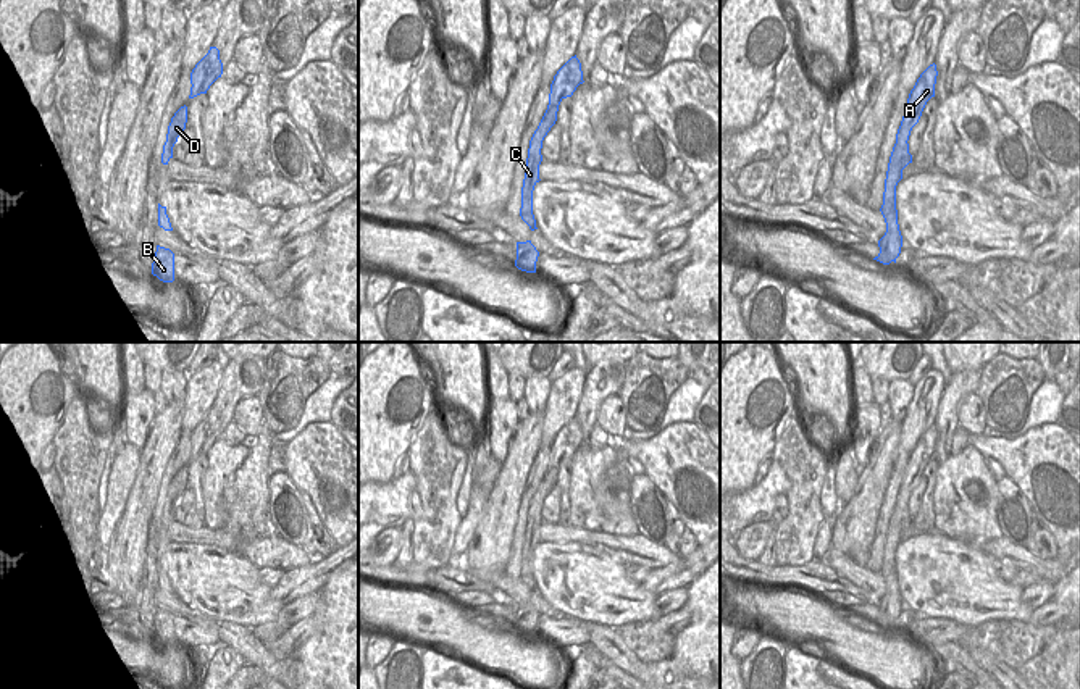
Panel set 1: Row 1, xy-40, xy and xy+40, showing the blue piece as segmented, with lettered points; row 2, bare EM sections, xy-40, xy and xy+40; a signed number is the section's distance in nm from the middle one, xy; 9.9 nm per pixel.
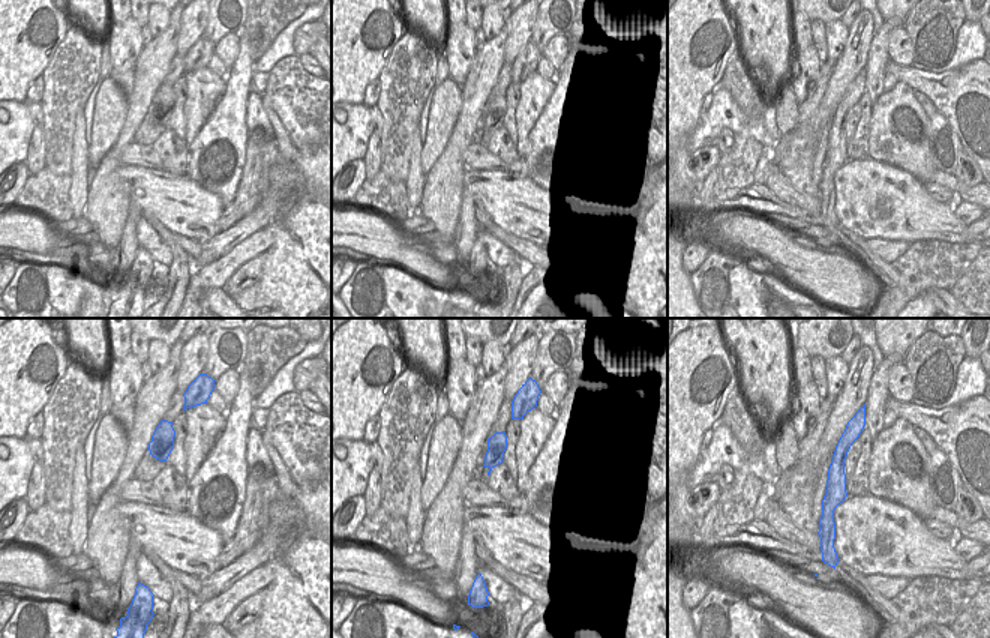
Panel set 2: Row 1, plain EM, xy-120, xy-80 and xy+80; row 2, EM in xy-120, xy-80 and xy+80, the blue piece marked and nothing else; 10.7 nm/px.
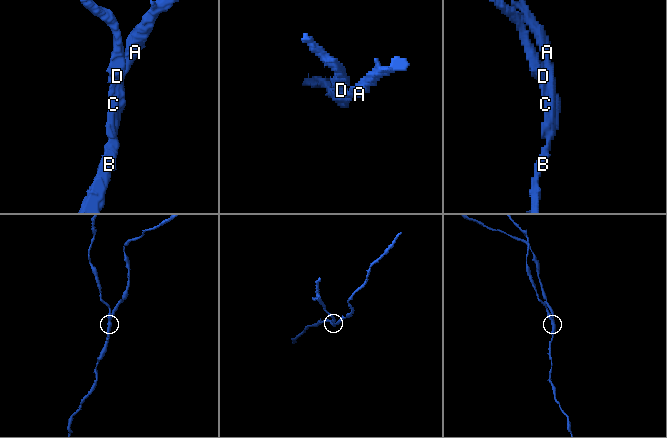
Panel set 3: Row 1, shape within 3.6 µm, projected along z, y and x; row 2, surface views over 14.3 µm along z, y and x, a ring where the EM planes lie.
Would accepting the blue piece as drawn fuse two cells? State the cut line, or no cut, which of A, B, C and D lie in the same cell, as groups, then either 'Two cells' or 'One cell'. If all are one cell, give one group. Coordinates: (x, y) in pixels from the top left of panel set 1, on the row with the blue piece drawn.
Split along xy (552, 108), (554, 118), (544, 134). Groups: A B C / D. Two cells.

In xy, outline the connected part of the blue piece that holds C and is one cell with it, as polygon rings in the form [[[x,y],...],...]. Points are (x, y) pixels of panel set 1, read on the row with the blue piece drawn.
[[[528,155],[526,171],[525,171],[525,179],[523,179],[523,187],[521,187],[520,216],[530,226],[531,231],[538,229],[536,219],[533,215],[533,190],[534,190],[534,186],[541,181],[539,179],[541,161],[542,158],[539,160],[538,157]]]

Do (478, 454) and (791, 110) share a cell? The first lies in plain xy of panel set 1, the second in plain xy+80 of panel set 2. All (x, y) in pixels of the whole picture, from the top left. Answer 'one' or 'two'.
one

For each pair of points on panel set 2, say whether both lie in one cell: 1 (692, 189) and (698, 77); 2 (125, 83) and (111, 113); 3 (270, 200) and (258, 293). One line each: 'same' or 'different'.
1: same
2: different
3: same

